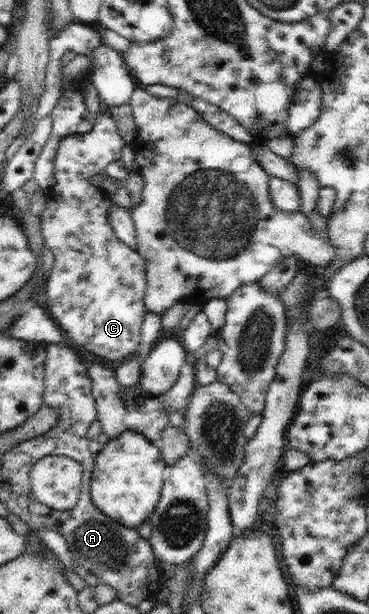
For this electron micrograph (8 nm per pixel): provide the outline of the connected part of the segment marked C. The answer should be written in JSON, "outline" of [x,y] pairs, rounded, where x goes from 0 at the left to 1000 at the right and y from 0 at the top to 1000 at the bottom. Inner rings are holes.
{"outline":[[[266,182],[255,194],[249,218],[182,221],[157,238],[146,264],[149,298],[125,311],[125,336],[111,347],[114,389],[149,420],[146,436],[122,461],[130,510],[163,529],[163,536],[192,549],[209,565],[252,575],[257,581],[301,590],[336,590],[379,564],[379,542],[396,511],[390,495],[396,425],[388,417],[341,396],[322,393],[295,365],[301,321],[266,301],[263,282],[282,282],[290,269],[328,257],[339,233],[317,200],[290,184]]]}

